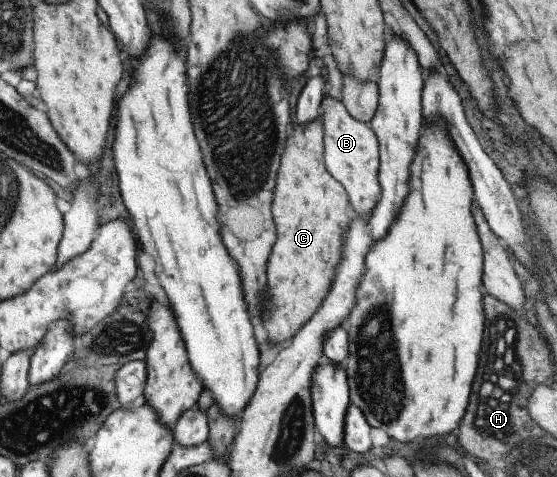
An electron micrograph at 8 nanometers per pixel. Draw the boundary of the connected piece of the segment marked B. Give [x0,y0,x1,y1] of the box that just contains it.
[319,93,381,223]

